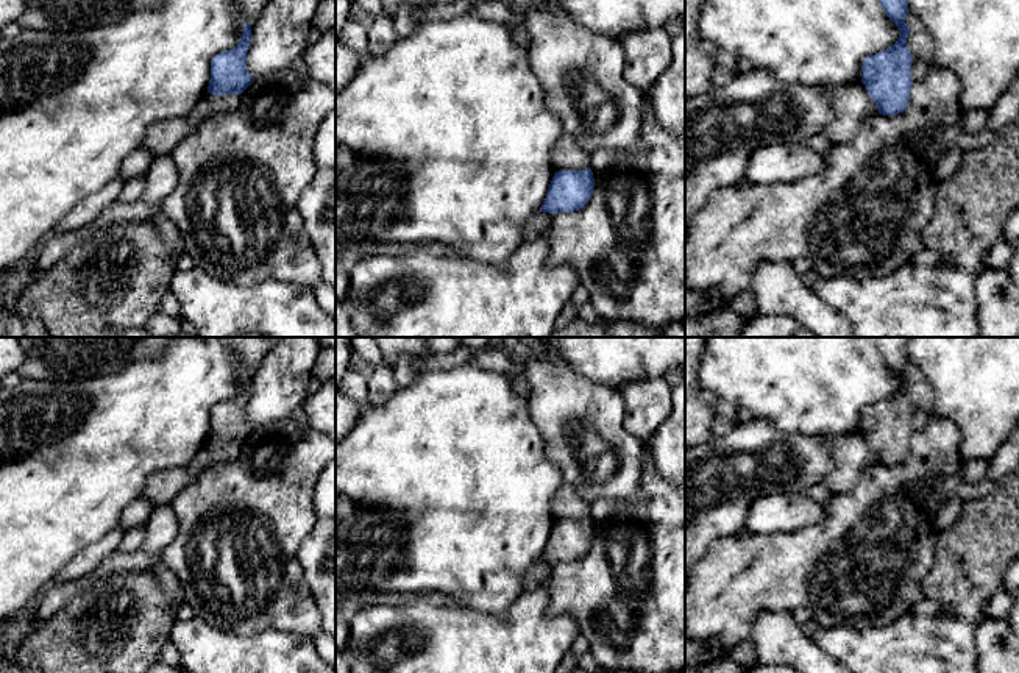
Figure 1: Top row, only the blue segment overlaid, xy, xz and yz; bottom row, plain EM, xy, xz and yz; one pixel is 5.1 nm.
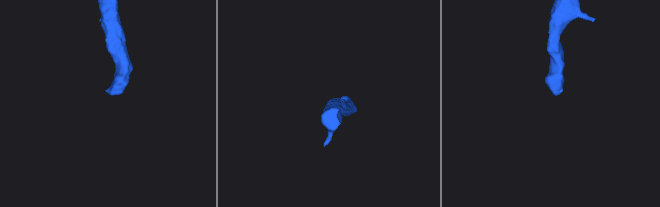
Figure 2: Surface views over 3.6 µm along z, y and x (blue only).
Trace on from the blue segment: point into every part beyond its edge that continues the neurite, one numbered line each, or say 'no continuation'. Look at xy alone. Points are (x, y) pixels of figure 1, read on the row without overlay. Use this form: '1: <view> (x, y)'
1: xy (161, 487)

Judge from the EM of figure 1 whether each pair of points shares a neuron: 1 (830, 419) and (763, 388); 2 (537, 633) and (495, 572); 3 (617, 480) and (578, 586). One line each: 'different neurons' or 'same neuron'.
1: same neuron
2: different neurons
3: different neurons

